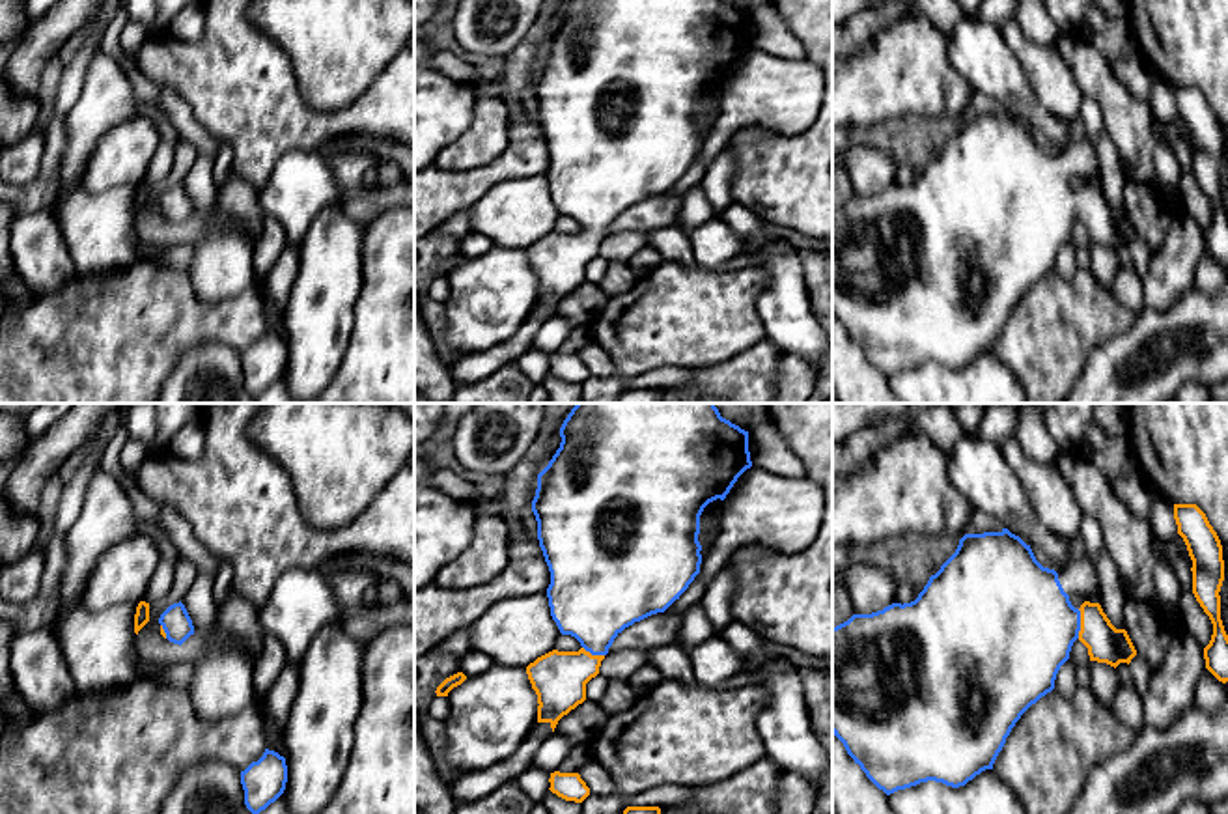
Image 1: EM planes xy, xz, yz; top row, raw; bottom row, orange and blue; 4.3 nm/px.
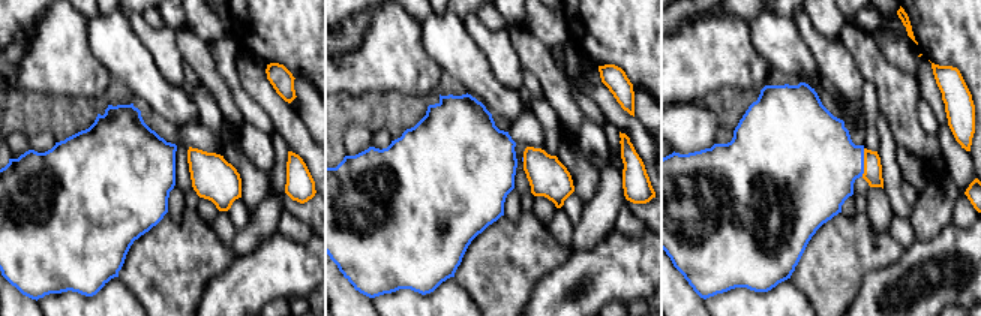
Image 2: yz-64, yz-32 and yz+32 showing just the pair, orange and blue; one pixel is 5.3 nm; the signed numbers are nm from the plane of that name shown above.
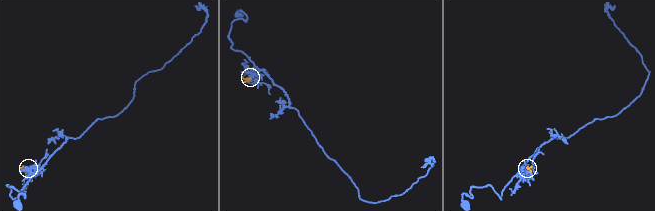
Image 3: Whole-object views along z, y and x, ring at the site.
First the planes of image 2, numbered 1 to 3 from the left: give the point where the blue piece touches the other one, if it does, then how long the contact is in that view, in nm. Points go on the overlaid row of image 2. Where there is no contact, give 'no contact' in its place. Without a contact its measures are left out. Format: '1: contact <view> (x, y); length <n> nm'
1: no contact
2: contact yz-32 (524, 159); length 30 nm
3: contact yz+32 (864, 162); length 150 nm

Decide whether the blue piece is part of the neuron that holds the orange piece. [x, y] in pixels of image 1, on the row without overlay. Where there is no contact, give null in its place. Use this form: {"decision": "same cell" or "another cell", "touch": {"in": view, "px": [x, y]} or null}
{"decision": "same cell", "touch": {"in": "yz", "px": [1081, 206]}}

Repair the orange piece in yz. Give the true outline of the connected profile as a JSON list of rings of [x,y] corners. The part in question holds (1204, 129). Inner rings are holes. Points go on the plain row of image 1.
[[[1174,86],[1178,116],[1193,142],[1193,175],[1213,205],[1204,230],[1206,250],[1222,265],[1228,263],[1228,217],[1221,202],[1221,168],[1224,162],[1222,127],[1206,95],[1196,86]]]

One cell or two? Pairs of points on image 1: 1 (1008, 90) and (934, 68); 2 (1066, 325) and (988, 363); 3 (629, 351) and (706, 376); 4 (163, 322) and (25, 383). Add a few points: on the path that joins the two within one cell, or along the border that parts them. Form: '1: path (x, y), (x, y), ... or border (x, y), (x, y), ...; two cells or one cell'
1: border (947, 36), (948, 62), (975, 90); two cells
2: border (991, 351), (1019, 383); two cells
3: border (734, 355), (693, 370); two cells
4: path (129, 325), (66, 383), (58, 383); one cell

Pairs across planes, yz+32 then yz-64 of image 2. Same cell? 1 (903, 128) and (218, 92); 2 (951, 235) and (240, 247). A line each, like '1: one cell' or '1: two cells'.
1: one cell
2: two cells

